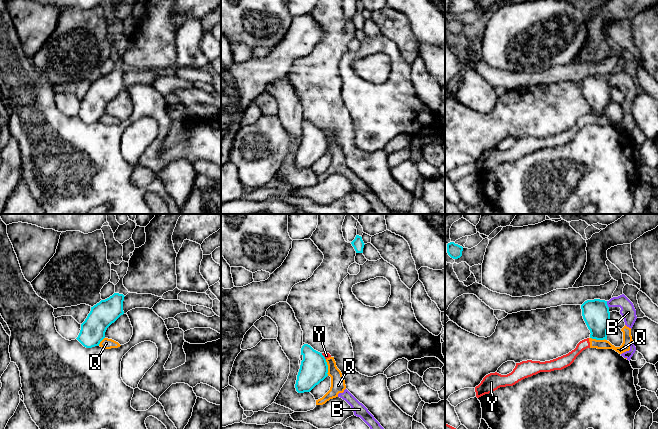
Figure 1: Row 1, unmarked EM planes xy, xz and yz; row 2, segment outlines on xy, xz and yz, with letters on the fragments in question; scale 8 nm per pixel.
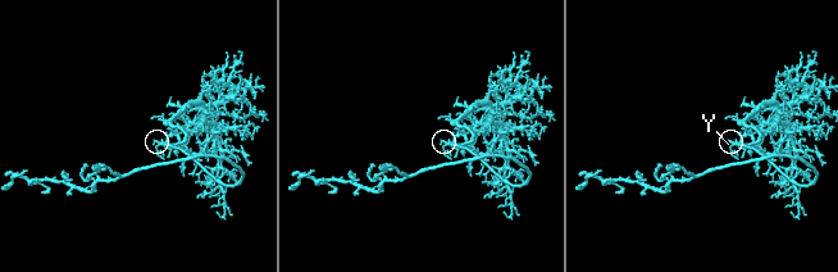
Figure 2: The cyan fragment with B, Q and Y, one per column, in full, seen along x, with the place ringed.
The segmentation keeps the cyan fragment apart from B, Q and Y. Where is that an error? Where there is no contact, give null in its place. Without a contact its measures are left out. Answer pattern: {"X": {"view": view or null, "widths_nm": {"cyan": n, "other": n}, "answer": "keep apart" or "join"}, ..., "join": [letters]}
{"B": {"view": "yz", "widths_nm": {"cyan": 220, "other": 120}, "answer": "keep apart"}, "Q": {"view": "xz", "widths_nm": {"cyan": 220, "other": 110}, "answer": "keep apart"}, "Y": {"view": "xz", "widths_nm": {"cyan": 220, "other": 50}, "answer": "keep apart"}, "join": []}

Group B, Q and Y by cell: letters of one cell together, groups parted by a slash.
B Q Y

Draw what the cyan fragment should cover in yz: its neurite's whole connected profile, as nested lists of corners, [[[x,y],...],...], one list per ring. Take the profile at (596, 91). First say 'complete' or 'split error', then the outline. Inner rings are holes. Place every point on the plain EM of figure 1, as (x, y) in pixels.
complete; [[[587,76],[581,81],[583,95],[590,106],[590,114],[607,116],[607,106],[611,100],[607,77]]]

